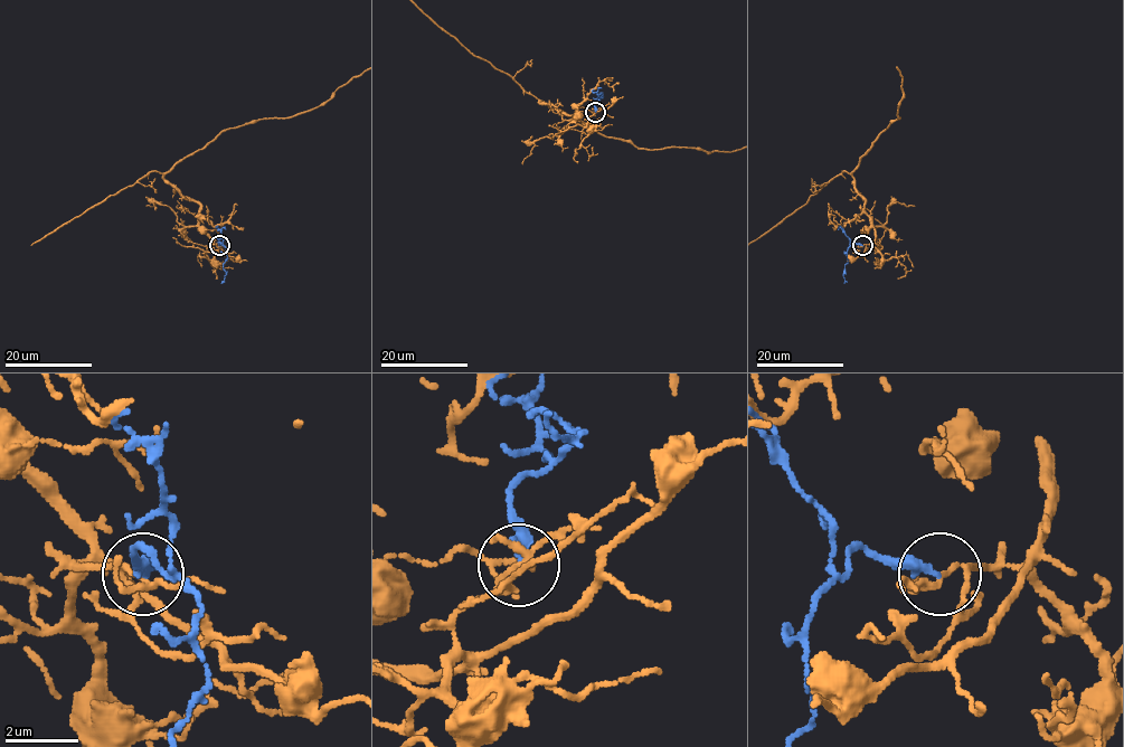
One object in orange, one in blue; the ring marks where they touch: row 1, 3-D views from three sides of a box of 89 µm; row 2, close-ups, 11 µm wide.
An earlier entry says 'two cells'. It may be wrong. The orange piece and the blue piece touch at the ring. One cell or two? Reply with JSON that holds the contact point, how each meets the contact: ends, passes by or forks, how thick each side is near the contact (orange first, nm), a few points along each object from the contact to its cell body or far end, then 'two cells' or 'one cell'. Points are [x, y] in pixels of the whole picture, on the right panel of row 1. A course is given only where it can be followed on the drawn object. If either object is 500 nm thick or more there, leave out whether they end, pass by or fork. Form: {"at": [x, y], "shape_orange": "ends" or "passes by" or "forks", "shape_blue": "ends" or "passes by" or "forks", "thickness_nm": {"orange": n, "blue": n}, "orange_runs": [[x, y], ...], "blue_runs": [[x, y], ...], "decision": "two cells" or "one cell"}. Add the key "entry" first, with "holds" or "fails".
{"entry": "holds", "at": [862, 245], "shape_orange": "forks", "shape_blue": "ends", "thickness_nm": {"orange": 140, "blue": 300}, "orange_runs": [[862, 245], [872, 243], [875, 229], [855, 180], [843, 171]], "blue_runs": [[862, 245], [853, 243], [847, 251], [844, 283]], "decision": "two cells"}

